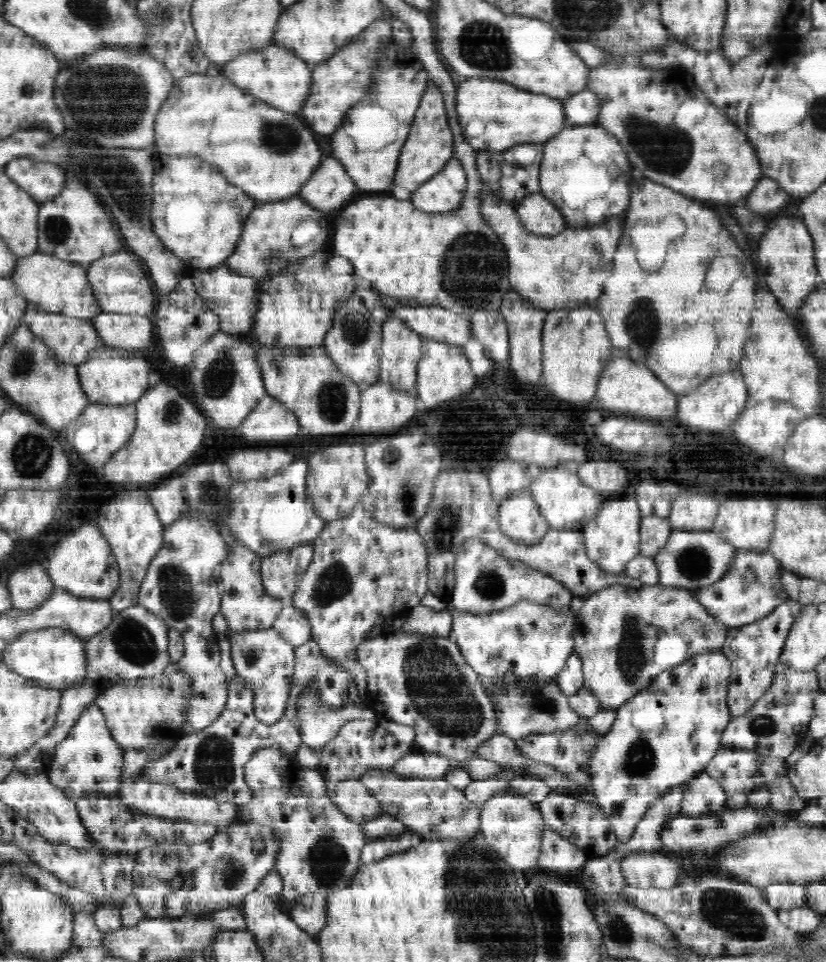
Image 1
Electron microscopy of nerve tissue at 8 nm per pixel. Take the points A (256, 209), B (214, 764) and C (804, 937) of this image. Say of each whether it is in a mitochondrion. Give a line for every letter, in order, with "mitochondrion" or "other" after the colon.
A: other
B: mitochondrion
C: other

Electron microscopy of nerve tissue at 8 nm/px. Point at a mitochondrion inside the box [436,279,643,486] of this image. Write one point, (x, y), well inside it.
(464, 464)

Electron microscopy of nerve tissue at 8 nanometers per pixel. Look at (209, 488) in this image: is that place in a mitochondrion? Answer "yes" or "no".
yes

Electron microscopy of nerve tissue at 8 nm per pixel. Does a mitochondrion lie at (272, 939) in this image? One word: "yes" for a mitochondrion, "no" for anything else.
yes

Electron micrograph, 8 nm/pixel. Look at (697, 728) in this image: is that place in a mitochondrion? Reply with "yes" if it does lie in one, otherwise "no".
no

